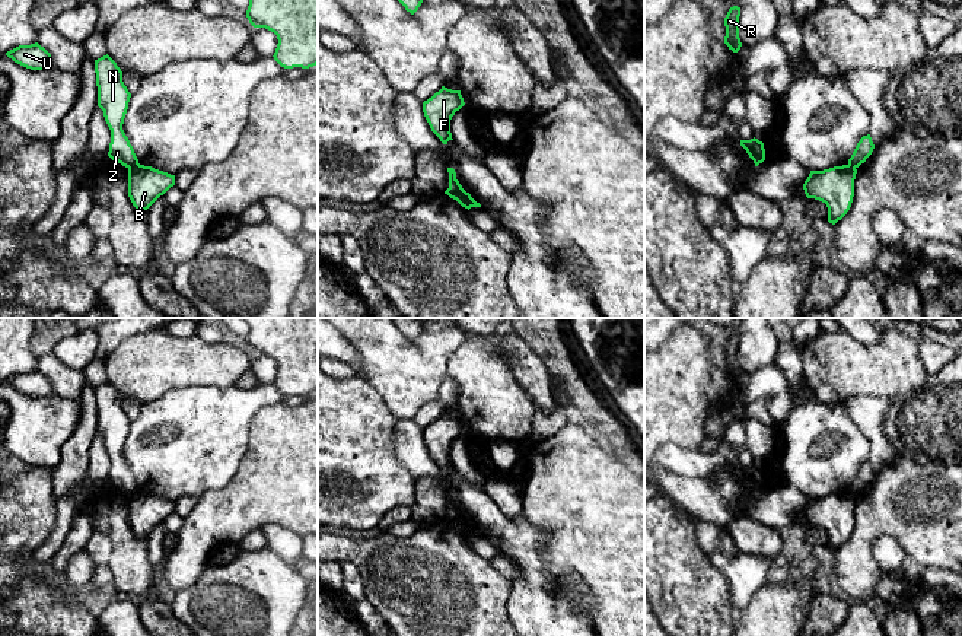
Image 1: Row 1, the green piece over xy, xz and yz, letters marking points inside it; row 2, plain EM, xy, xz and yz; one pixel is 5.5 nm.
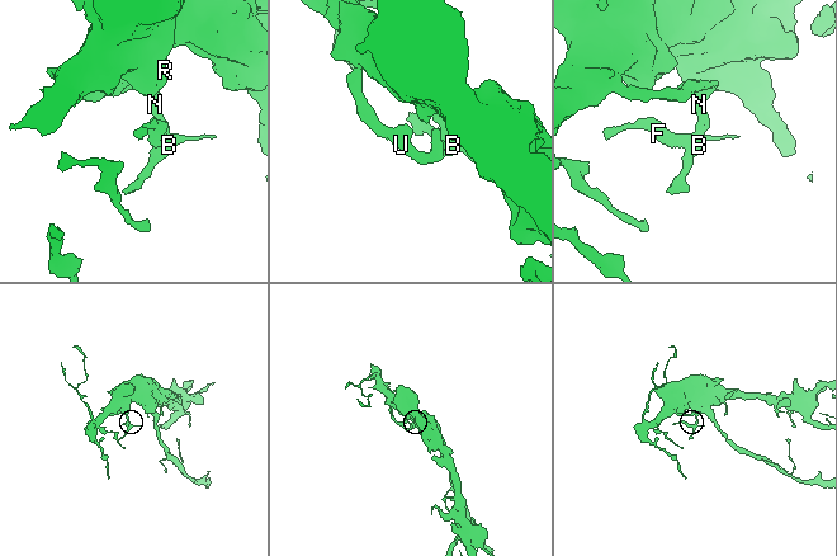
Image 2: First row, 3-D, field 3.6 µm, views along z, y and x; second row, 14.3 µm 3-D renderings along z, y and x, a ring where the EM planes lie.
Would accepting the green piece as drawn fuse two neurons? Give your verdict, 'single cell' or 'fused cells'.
fused cells

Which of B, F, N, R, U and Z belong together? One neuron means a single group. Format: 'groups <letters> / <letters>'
groups B F / N R U Z

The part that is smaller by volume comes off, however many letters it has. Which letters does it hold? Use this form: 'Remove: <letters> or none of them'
Remove: B, F

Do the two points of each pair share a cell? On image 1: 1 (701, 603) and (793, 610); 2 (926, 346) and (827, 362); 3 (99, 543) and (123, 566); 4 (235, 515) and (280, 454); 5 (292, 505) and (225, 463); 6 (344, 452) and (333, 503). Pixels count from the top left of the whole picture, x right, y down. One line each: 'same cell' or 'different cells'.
1: different cells
2: different cells
3: different cells
4: same cell
5: different cells
6: same cell

